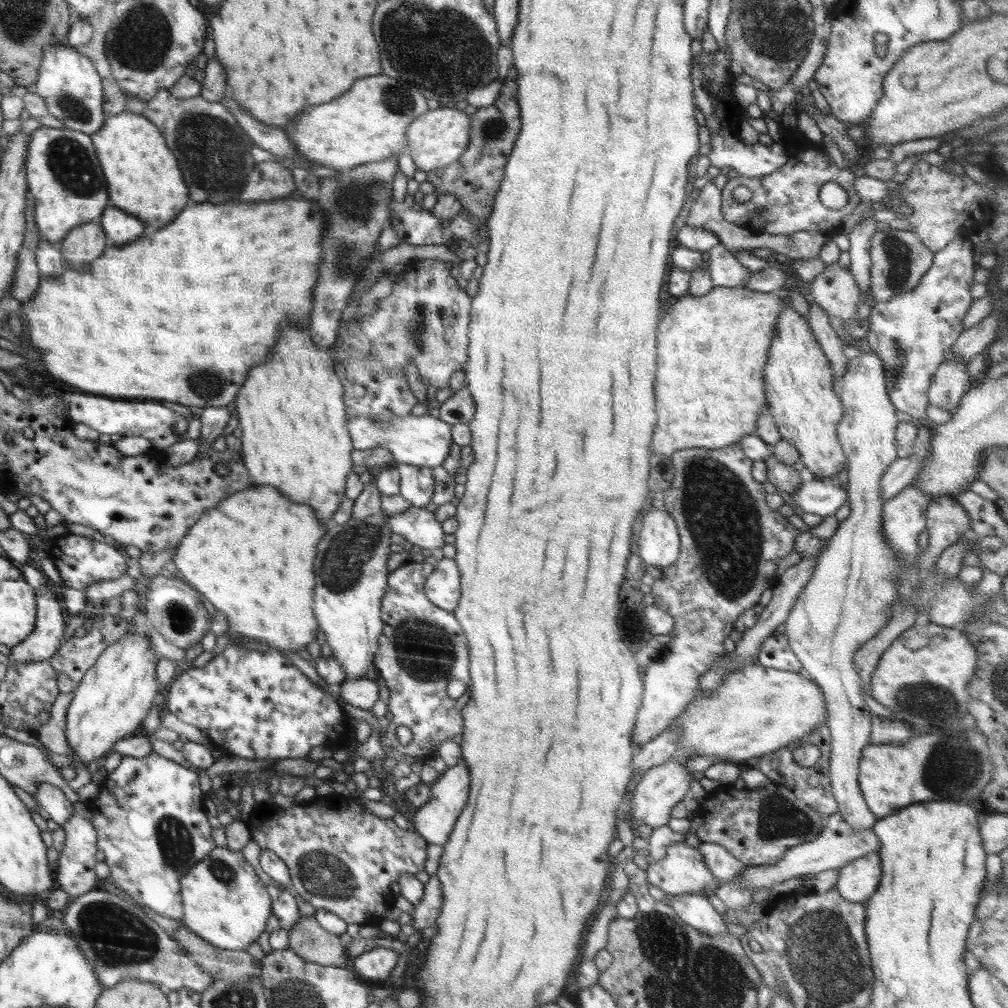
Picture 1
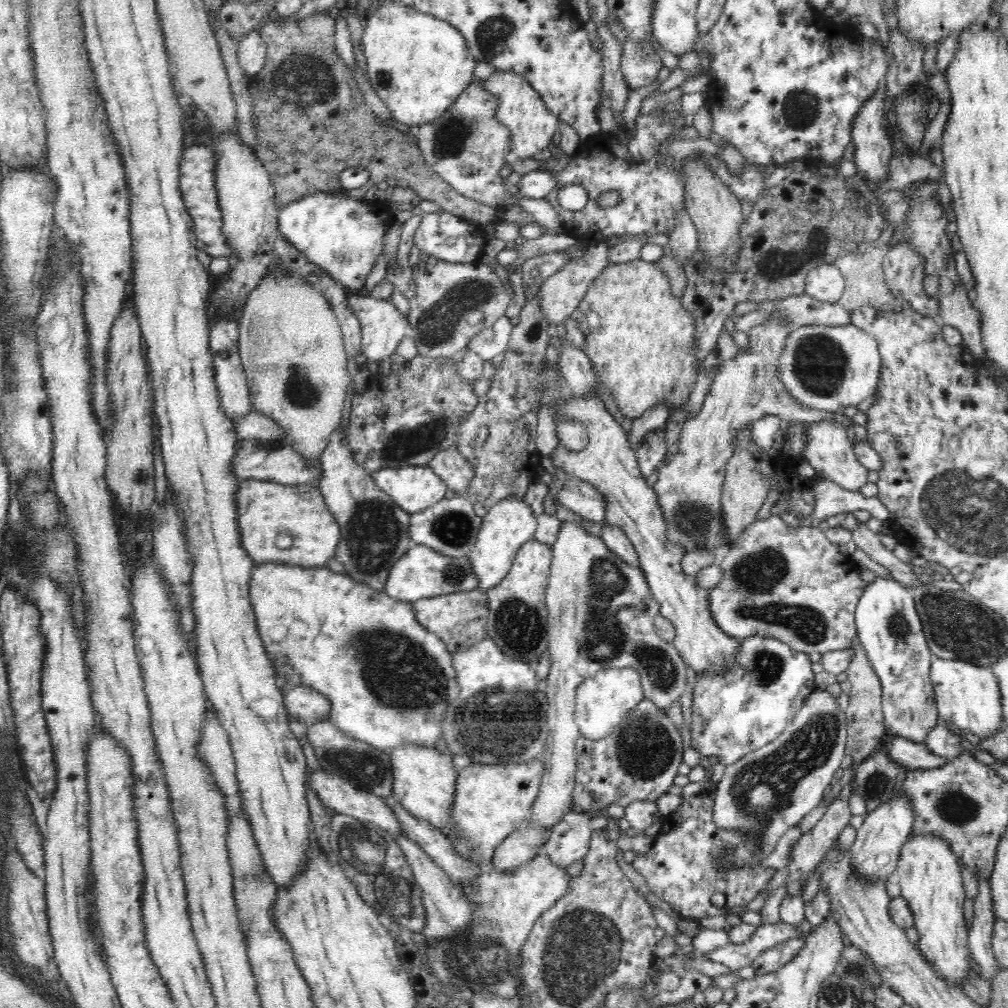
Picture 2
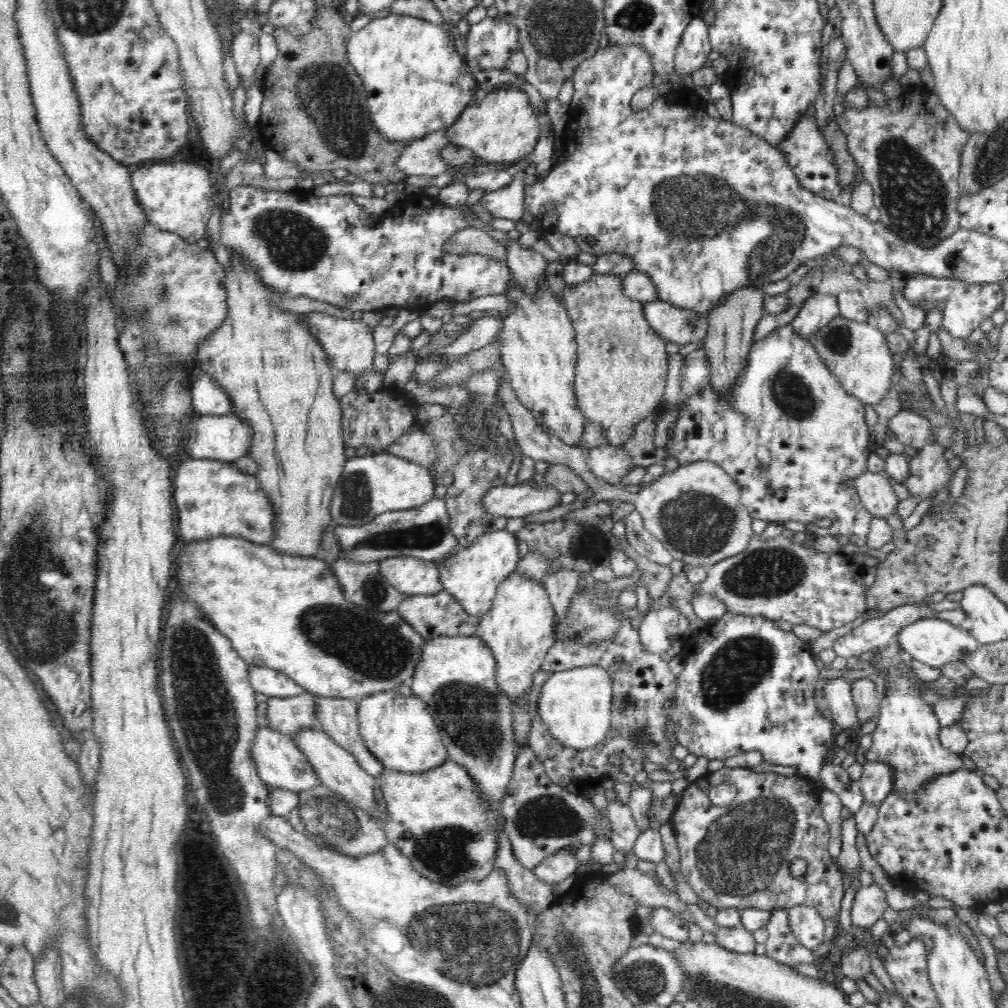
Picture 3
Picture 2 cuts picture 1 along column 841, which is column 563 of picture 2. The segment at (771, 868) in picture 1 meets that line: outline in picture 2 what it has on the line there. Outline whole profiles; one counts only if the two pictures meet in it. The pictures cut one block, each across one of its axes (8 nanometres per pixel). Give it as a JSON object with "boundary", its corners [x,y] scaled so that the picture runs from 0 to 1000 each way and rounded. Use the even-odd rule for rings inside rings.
{"boundary":[[[567,804],[560,807],[554,817],[547,821],[545,832],[537,841],[536,849],[544,849],[546,855],[552,859],[565,859],[581,849],[586,837],[588,823],[586,820],[586,808]]]}

